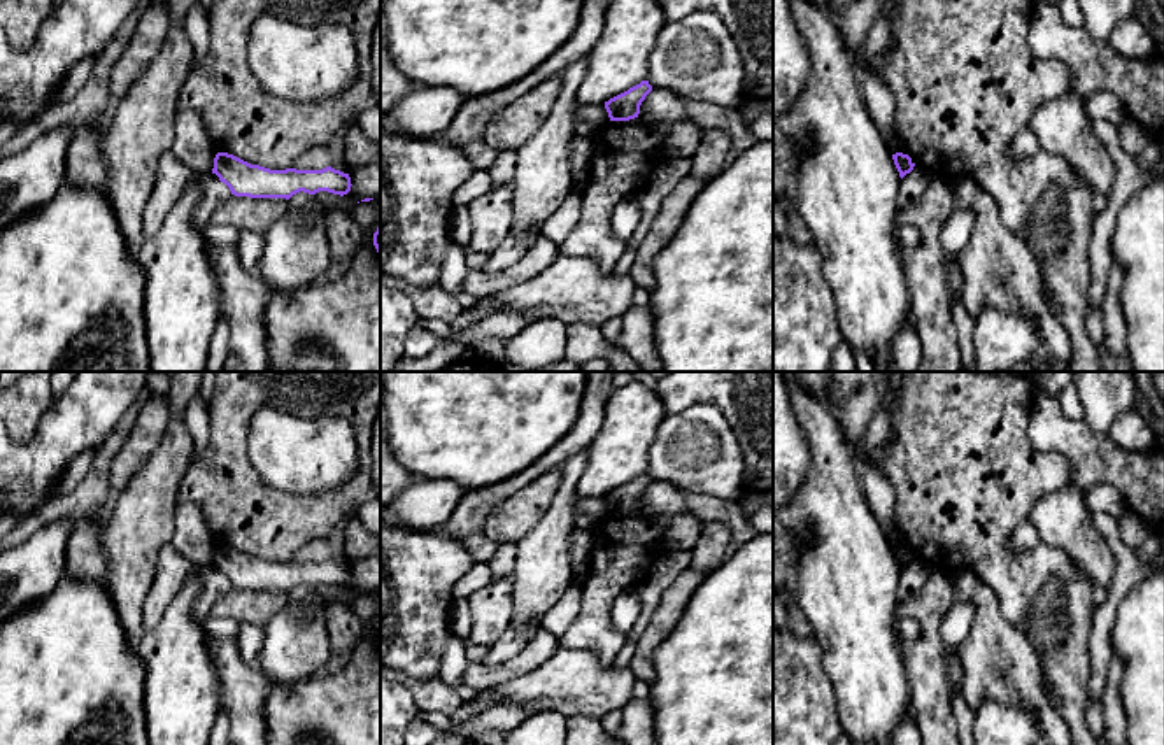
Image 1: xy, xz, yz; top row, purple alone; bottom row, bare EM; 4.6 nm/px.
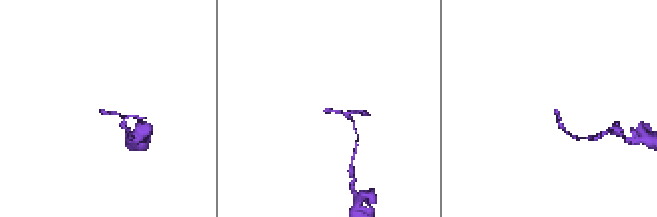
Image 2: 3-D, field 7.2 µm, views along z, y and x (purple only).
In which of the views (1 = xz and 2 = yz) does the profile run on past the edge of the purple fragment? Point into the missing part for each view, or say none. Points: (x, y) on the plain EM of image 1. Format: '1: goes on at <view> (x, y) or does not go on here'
1: does not go on here
2: does not go on here

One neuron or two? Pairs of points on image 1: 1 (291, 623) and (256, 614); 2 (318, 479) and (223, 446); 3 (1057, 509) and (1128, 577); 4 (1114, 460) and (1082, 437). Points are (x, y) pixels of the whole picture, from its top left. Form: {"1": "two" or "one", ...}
{"1": "two", "2": "two", "3": "two", "4": "one"}

